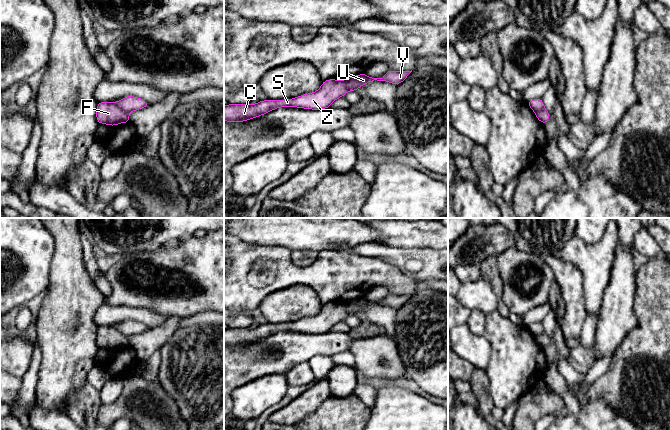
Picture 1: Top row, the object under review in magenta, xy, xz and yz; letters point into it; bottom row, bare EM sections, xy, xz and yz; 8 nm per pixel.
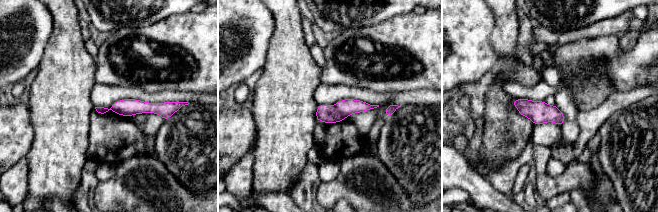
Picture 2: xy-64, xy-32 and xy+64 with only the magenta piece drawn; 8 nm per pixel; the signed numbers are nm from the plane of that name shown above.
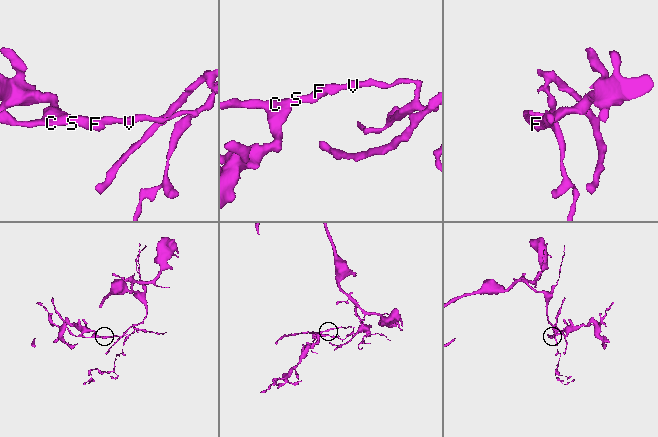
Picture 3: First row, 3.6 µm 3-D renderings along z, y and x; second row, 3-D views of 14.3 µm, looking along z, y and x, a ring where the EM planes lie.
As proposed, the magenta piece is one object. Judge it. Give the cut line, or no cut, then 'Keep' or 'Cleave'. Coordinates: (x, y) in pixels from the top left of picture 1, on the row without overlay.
Split along xy (115, 326), (127, 337). Cleave

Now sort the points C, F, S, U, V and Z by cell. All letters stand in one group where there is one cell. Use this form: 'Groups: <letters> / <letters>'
Groups: C F S Z / U V

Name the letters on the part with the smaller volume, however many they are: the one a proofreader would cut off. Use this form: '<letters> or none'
C, F, S, Z

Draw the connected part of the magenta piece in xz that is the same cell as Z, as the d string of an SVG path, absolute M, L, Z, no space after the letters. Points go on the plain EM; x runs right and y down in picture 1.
M328 303L322 306L321 311L308 318L292 323L264 324L256 328L228 328L224 329L224 345L245 346L262 340L281 331L296 331L311 334L323 334L331 331L338 322L343 321L350 314L343 305Z

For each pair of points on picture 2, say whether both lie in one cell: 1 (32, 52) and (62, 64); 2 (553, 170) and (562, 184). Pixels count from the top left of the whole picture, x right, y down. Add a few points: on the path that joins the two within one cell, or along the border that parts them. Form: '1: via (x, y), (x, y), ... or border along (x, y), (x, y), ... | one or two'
1: border along (51, 33), (42, 59), (36, 68) | two
2: border along (545, 161), (550, 176), (566, 167) | two

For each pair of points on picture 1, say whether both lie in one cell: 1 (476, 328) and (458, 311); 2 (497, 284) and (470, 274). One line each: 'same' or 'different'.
1: same
2: different

